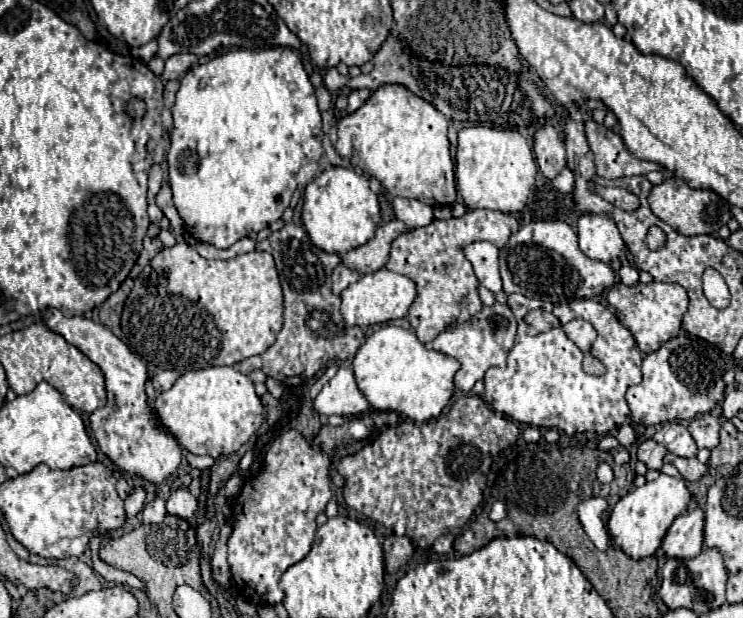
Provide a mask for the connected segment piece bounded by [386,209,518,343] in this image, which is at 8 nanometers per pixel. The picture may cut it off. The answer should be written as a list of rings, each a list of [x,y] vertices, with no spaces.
[[[474,209],[463,217],[434,221],[428,227],[408,231],[394,239],[386,269],[406,275],[418,285],[418,297],[408,311],[408,321],[422,343],[432,341],[450,323],[462,323],[482,309],[482,301],[478,297],[478,279],[472,273],[470,261],[462,257],[462,245],[480,239],[498,241],[504,245],[516,231],[518,221],[514,217],[500,211]]]

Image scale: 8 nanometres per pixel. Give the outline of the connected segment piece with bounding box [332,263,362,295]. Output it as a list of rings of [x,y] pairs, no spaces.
[[[338,265],[336,269],[334,269],[334,275],[332,275],[332,289],[334,289],[334,293],[336,295],[340,295],[350,283],[354,283],[354,281],[358,281],[362,275],[356,271],[356,269],[350,269],[350,267],[346,267],[346,265]]]

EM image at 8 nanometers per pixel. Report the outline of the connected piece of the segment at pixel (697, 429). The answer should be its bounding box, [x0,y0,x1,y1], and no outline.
[688,413,720,449]

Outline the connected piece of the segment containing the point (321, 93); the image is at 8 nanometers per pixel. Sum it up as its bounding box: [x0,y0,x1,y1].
[316,87,332,111]

